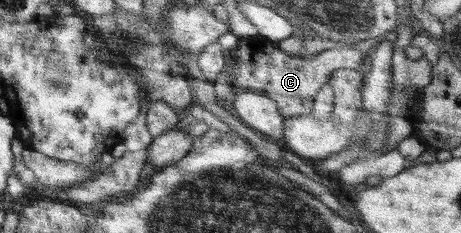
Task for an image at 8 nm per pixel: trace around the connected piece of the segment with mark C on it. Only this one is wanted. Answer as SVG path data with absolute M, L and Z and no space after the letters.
M259 34L239 37L237 47L223 51L224 66L229 66L229 74L234 84L232 91L235 95L247 91L263 93L278 103L278 110L285 119L310 114L316 94L335 70L364 70L370 56L351 46L328 49L317 56L306 53L289 56L273 44L265 44L265 41L266 38Z

